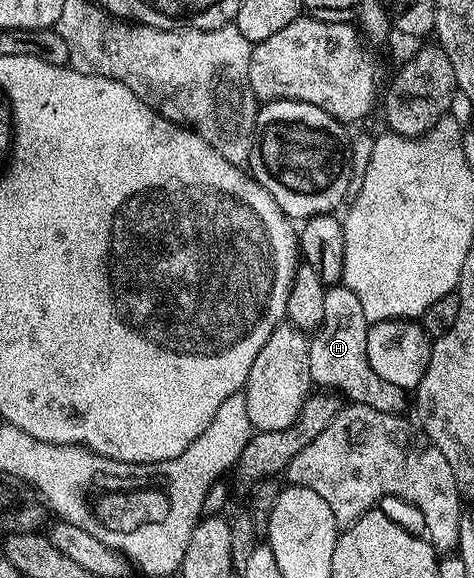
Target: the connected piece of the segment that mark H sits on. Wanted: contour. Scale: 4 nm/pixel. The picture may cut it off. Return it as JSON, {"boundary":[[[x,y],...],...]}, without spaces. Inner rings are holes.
{"boundary":[[[339,283],[327,288],[324,295],[322,324],[313,330],[309,338],[308,367],[310,380],[319,390],[337,391],[347,402],[372,407],[385,413],[405,414],[408,409],[407,390],[380,379],[368,363],[366,340],[371,322],[366,320],[360,299],[345,284]]]}

